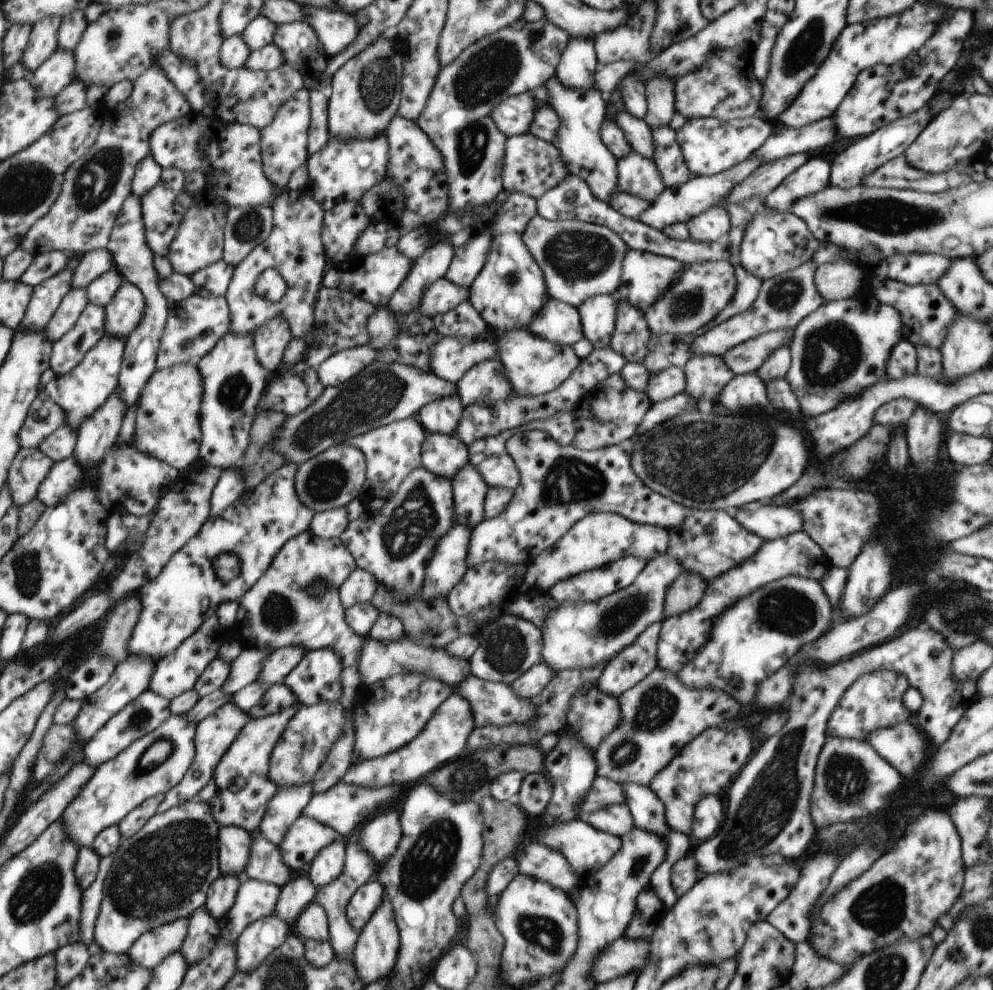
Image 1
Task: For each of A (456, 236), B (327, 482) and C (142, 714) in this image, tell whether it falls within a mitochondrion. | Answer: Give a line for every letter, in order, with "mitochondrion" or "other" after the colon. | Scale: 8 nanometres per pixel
A: other
B: mitochondrion
C: mitochondrion

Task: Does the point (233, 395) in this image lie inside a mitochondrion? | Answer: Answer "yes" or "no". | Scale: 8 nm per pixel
yes

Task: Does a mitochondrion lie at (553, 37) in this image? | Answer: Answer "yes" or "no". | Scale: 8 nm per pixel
no

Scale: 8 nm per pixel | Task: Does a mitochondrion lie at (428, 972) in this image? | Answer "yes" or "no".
no

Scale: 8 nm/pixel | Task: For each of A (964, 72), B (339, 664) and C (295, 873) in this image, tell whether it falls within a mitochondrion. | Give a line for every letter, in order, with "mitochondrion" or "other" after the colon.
A: other
B: other
C: other

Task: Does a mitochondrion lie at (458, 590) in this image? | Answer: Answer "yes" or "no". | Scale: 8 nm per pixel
no

